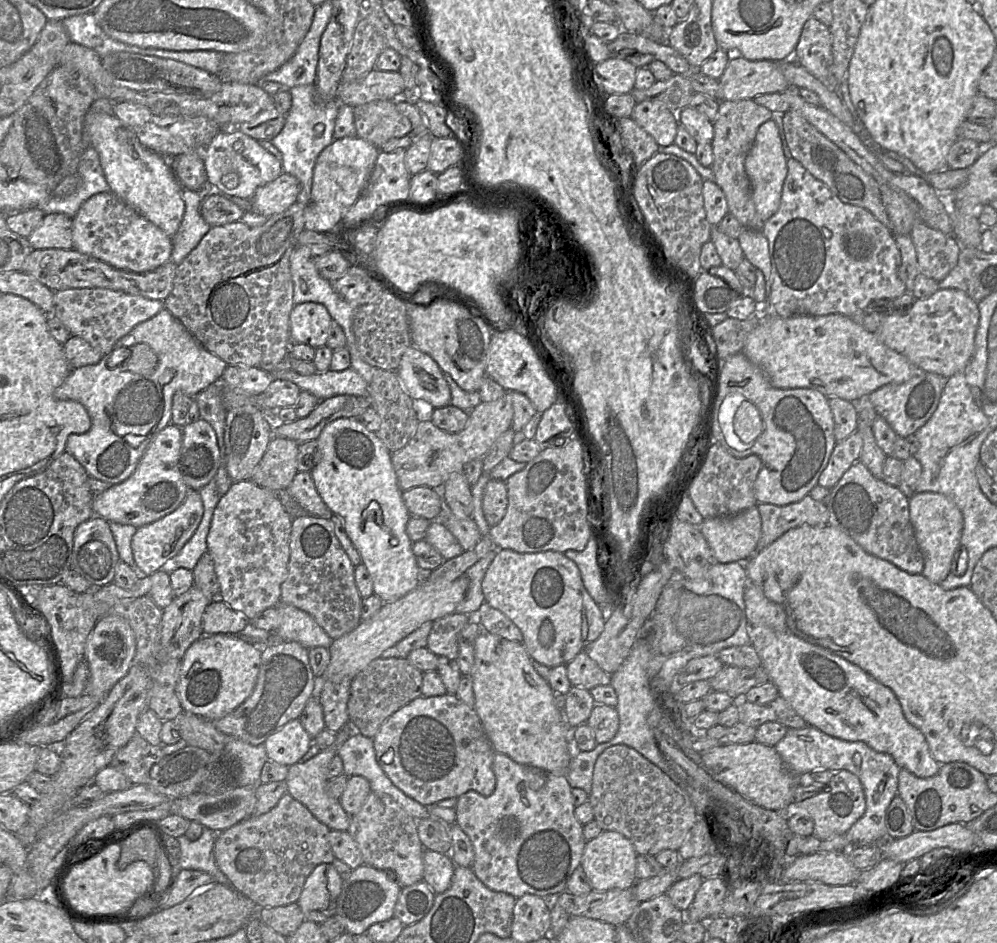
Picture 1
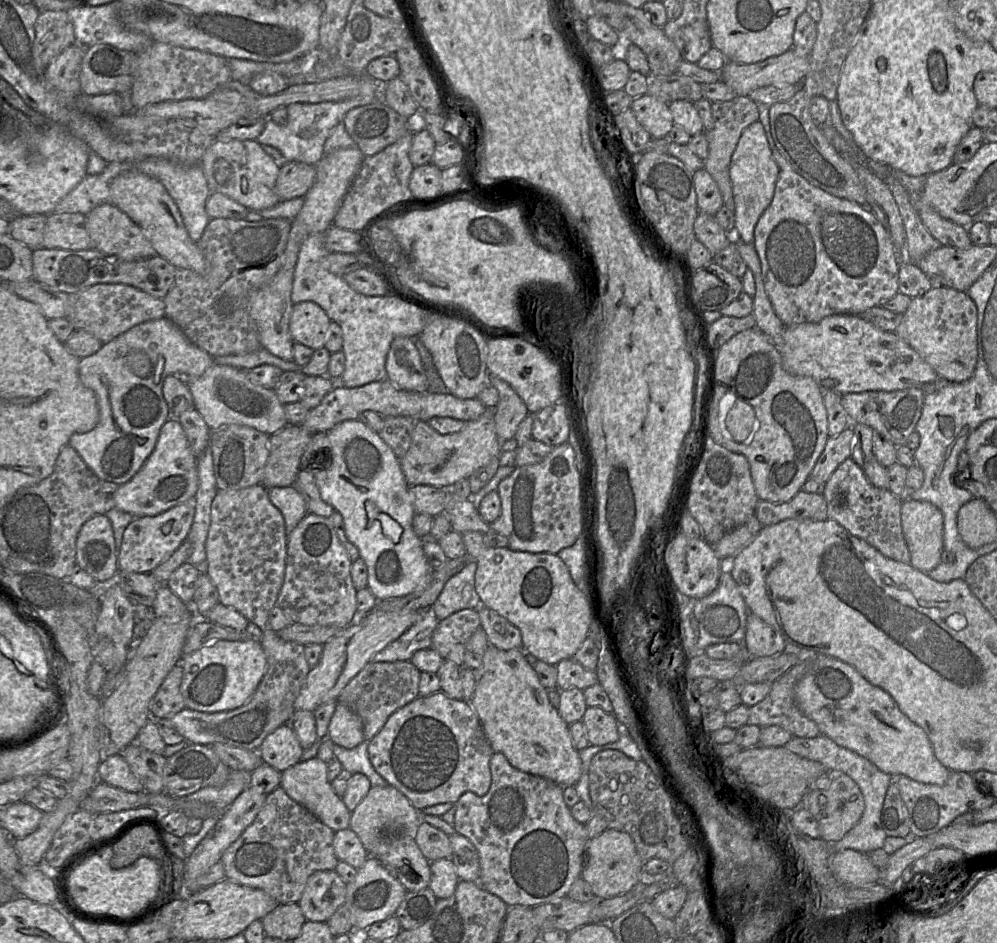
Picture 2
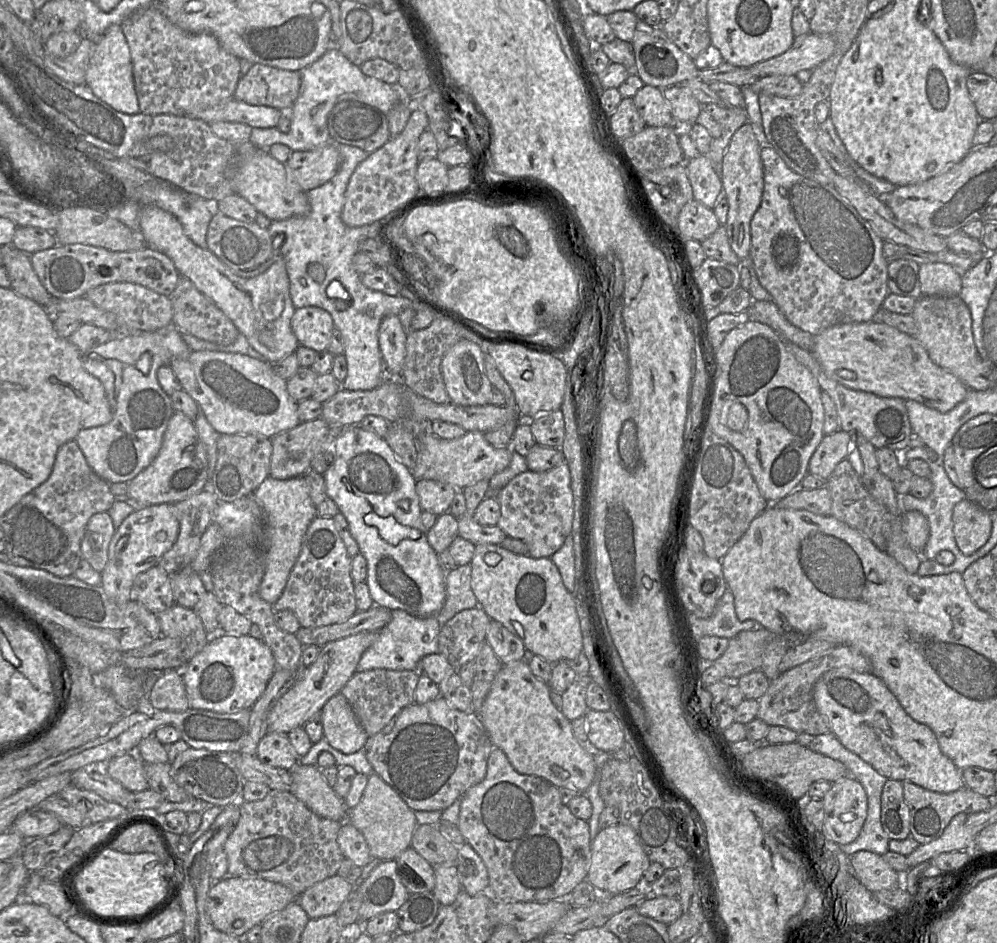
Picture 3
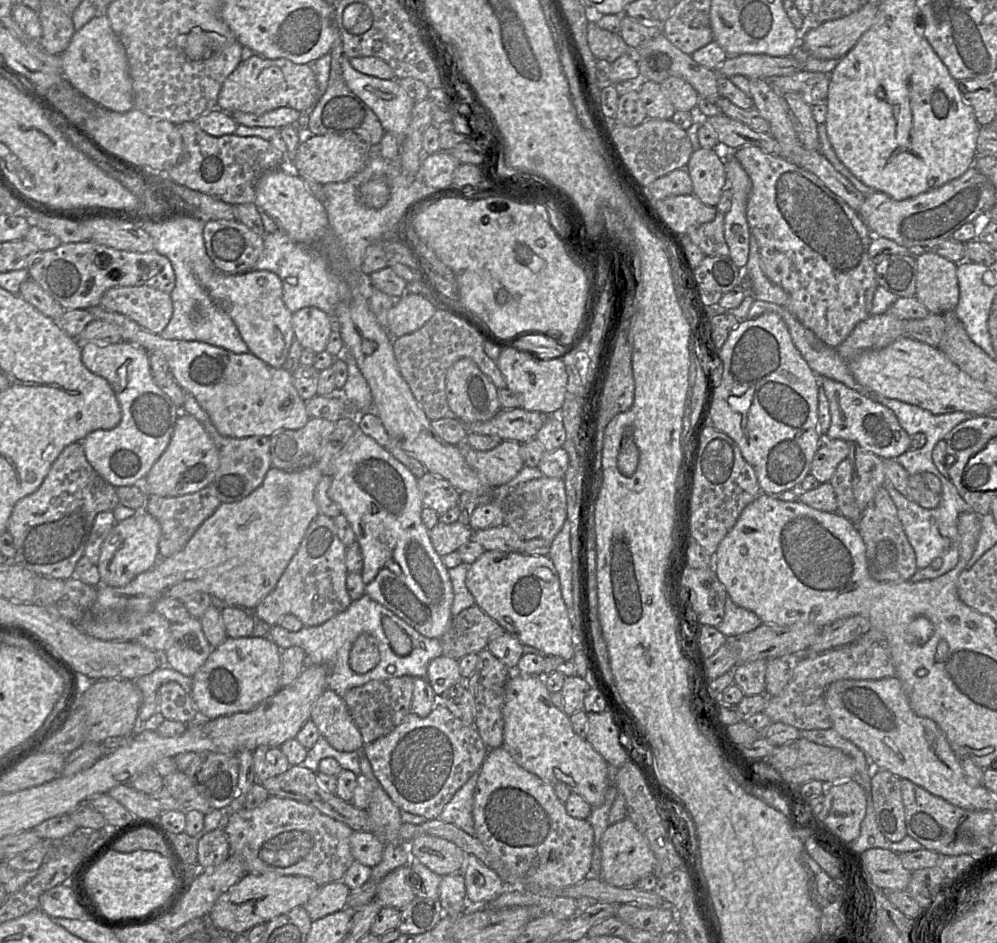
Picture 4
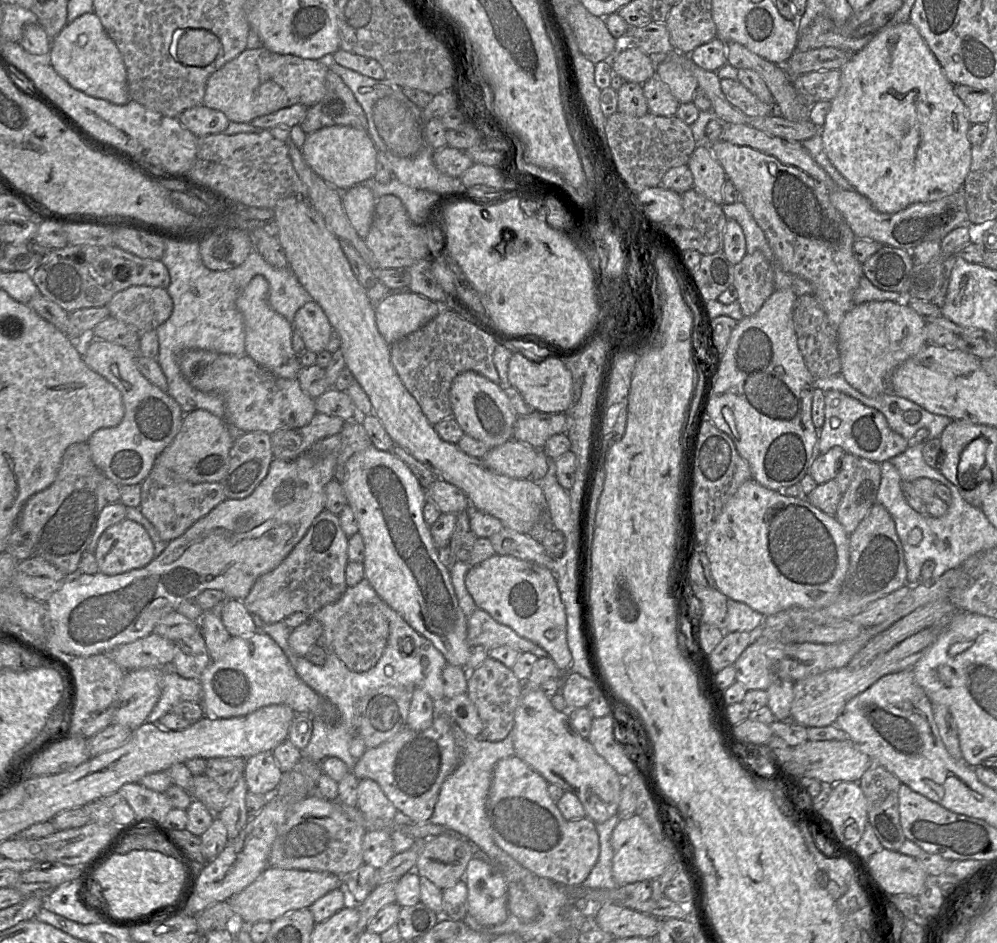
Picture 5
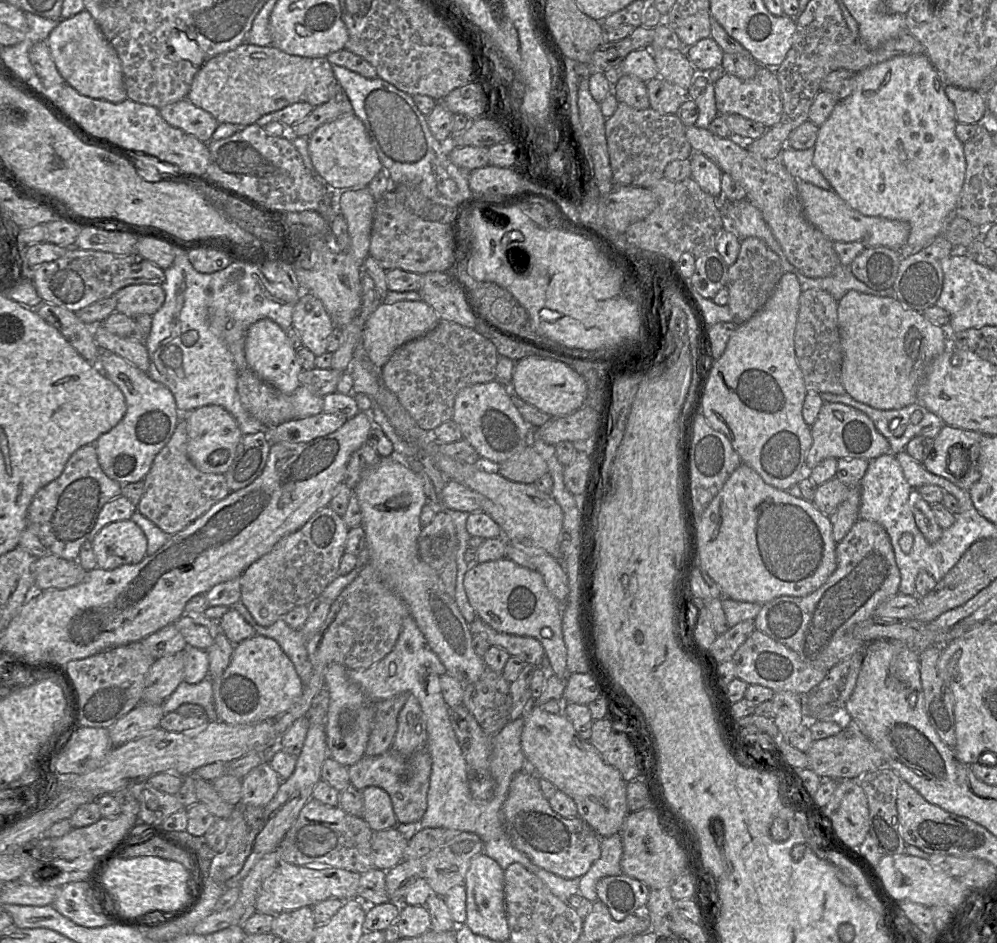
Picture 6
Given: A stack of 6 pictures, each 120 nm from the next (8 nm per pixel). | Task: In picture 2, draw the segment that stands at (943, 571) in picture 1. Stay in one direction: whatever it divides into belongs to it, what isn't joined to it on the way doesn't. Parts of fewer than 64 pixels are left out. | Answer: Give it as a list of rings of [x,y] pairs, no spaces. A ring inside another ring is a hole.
[[[906,499],[901,507],[901,525],[910,565],[928,573],[941,561],[943,552],[943,516],[927,501]]]

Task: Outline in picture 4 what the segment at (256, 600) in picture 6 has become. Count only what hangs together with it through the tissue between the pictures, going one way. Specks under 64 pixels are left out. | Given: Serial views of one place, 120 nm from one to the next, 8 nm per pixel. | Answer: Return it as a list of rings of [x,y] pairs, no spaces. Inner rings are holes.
[[[320,513],[310,523],[296,554],[280,577],[275,589],[254,608],[253,615],[258,620],[273,626],[277,625],[285,615],[292,614],[300,619],[304,626],[311,627],[319,626],[346,610],[352,602],[346,587],[348,575],[346,550],[347,547],[338,536],[334,519]]]

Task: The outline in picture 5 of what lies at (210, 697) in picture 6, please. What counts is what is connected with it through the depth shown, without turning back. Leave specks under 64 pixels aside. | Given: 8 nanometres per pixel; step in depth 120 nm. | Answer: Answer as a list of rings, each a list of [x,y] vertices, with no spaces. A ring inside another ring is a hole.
[[[166,668],[162,674],[161,696],[147,718],[147,722],[158,723],[172,707],[183,701],[200,702],[202,685],[200,679],[187,679],[179,676],[173,669]]]

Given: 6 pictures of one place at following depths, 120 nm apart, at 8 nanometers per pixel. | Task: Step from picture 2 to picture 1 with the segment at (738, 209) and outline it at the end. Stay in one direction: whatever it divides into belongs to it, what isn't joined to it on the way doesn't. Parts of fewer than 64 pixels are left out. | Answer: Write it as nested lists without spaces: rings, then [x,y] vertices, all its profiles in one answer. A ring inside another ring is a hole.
[[[770,119],[758,128],[754,143],[745,159],[745,171],[751,184],[756,212],[765,223],[780,206],[782,187],[788,172],[779,128],[774,120]]]

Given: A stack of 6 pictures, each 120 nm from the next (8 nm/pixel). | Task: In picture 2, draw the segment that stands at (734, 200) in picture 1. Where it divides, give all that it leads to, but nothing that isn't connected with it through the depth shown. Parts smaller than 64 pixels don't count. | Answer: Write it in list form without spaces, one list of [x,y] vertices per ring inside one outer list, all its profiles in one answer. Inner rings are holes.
[[[736,96],[729,101],[712,102],[711,111],[714,125],[711,130],[706,131],[709,153],[707,159],[704,161],[704,168],[716,182],[722,195],[724,206],[734,211],[735,203],[729,174],[731,157],[743,130],[751,123],[759,120],[759,109],[757,103],[752,101],[748,96]]]

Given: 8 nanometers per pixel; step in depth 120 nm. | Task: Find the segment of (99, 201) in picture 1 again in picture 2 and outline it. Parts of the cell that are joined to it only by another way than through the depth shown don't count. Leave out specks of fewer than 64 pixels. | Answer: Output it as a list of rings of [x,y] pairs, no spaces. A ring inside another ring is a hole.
[[[111,202],[100,204],[87,213],[85,215],[85,227],[95,248],[89,250],[98,250],[106,255],[116,257],[123,261],[135,261],[156,255],[152,244],[146,238],[141,228],[135,224],[127,214],[122,212]]]

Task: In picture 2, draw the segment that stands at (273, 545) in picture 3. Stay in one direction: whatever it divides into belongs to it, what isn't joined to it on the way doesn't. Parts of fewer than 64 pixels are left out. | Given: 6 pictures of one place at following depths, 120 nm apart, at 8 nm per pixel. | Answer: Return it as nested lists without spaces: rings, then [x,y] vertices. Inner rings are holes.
[[[273,487],[267,489],[271,503],[281,512],[287,537],[298,523],[308,514],[305,500],[293,487]]]

